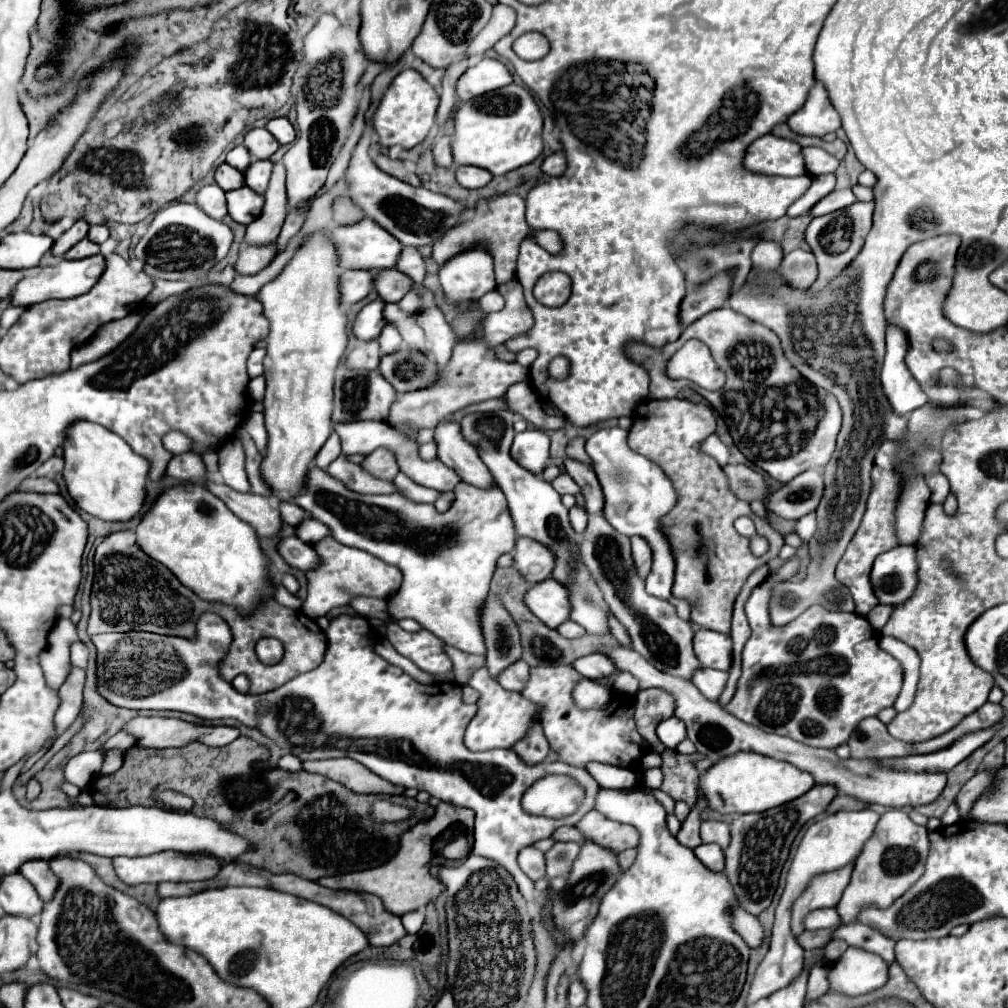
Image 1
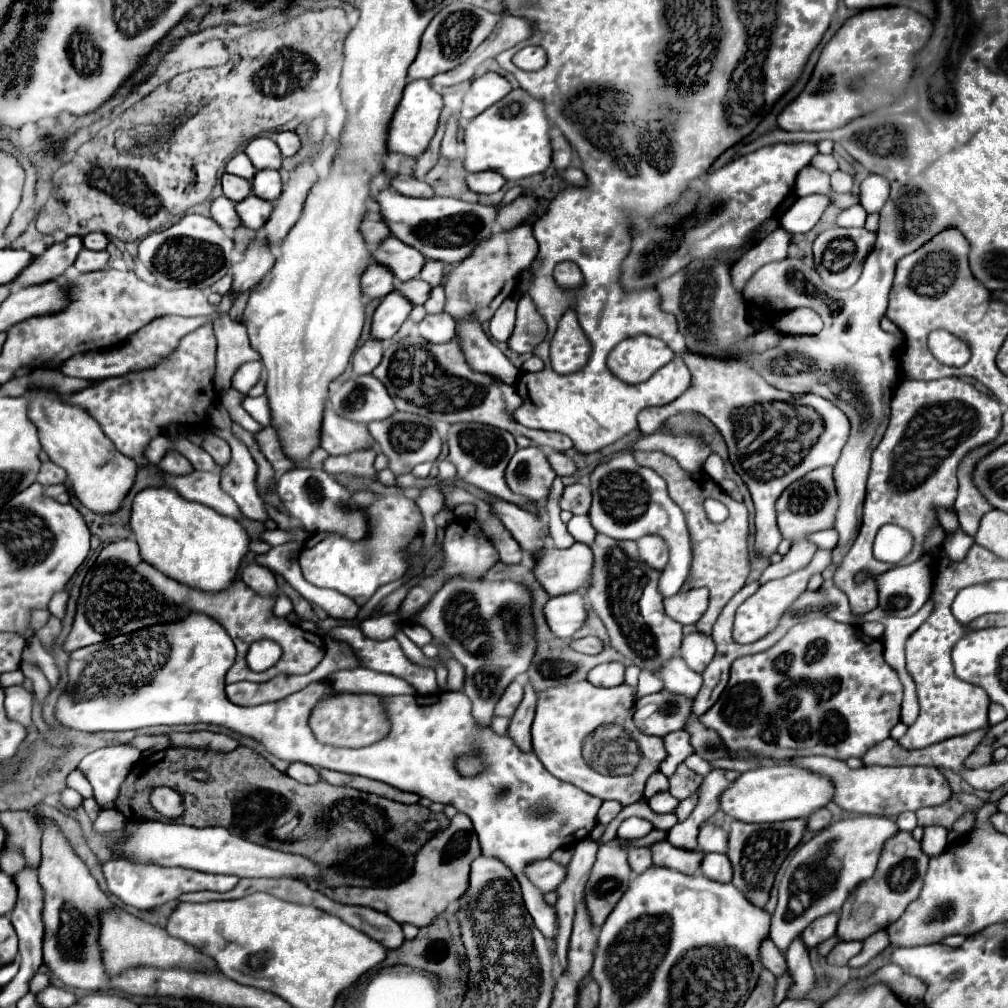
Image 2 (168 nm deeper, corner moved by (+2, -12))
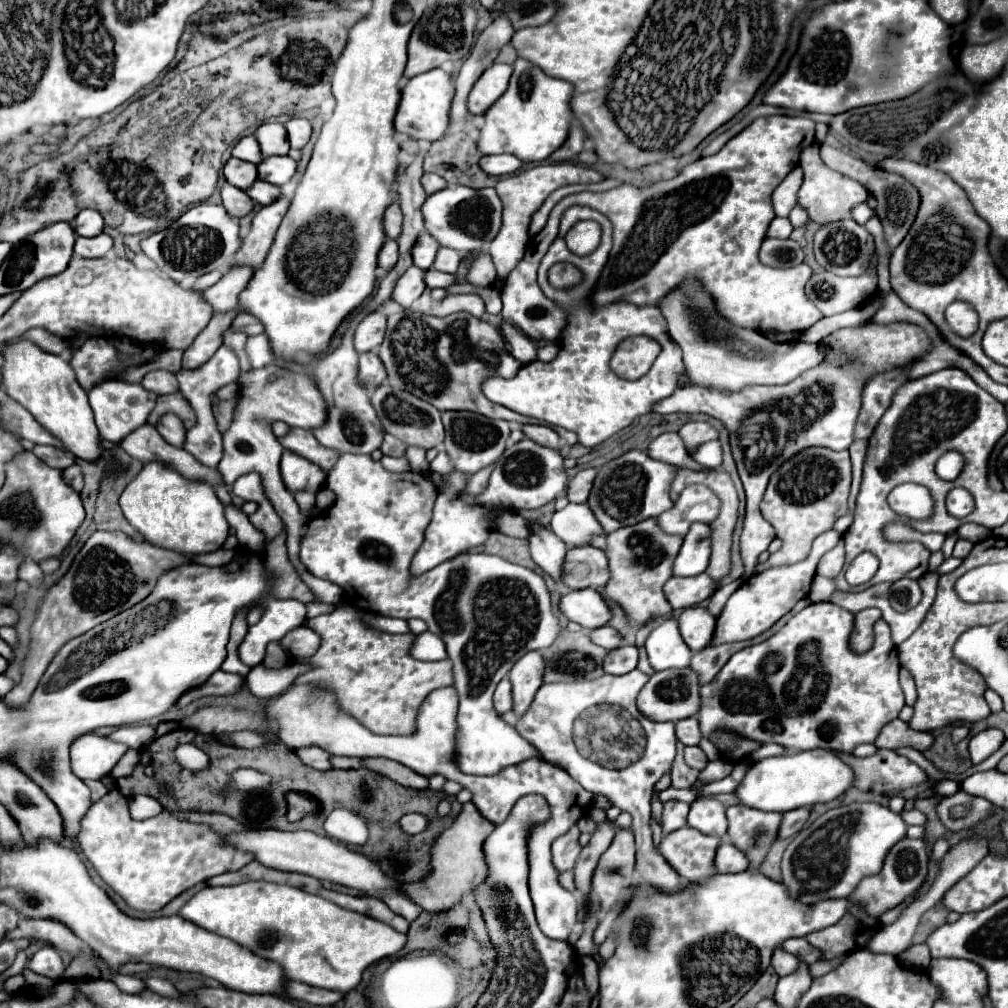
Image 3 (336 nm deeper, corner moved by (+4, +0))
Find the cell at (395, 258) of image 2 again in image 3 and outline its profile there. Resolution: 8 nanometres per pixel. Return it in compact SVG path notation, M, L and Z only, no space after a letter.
M428 232L420 234L418 240L416 240L416 244L414 244L414 248L412 248L414 264L420 266L422 270L430 270L434 258L436 258L438 248L440 248L440 244L438 244L438 242L428 234Z

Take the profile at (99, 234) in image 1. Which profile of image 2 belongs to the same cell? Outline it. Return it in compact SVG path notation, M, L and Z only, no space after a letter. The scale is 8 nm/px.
M92 232L92 234L88 234L88 236L84 238L84 246L86 246L88 250L104 250L106 244L108 244L108 238L106 238L106 234L102 234L102 232Z

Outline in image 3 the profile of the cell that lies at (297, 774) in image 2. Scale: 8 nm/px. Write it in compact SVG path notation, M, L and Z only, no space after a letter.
M302 748L302 750L296 750L298 756L302 756L302 762L306 762L308 766L316 768L316 770L330 770L332 764L330 764L330 754L322 748Z

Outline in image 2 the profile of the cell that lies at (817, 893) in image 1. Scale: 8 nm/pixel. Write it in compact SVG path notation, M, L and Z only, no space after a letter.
M800 934L792 940L792 944L786 952L786 962L788 962L788 970L794 978L794 988L790 990L788 998L806 996L806 992L816 986L816 978L814 978L814 970L810 966L810 960L808 960L808 948L806 948L806 944L802 944Z

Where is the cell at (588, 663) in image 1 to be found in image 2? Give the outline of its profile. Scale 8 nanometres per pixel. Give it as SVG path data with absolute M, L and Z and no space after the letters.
M610 662L610 664L600 664L596 668L592 668L586 676L586 680L590 684L596 684L596 686L618 686L624 682L624 664L620 662Z

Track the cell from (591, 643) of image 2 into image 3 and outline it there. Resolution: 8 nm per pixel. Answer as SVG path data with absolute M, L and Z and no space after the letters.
M602 626L602 628L594 630L594 632L590 632L590 638L592 638L598 646L602 646L602 648L606 648L606 650L616 650L618 646L622 646L622 636L620 636L620 632L614 630L614 628L610 628L610 626Z

